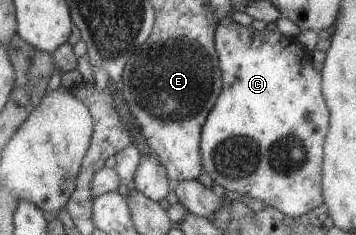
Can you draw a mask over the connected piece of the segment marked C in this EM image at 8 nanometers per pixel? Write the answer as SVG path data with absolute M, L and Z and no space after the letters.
M231 16L223 17L215 31L215 46L219 55L219 66L223 75L223 88L210 110L201 131L200 149L203 171L213 179L214 184L221 185L232 193L242 193L248 197L261 199L266 205L278 208L291 218L300 217L323 204L323 143L329 130L329 109L323 98L322 74L312 66L311 54L294 43L294 37L287 38L283 34L270 30L256 30L252 26L242 26Z

